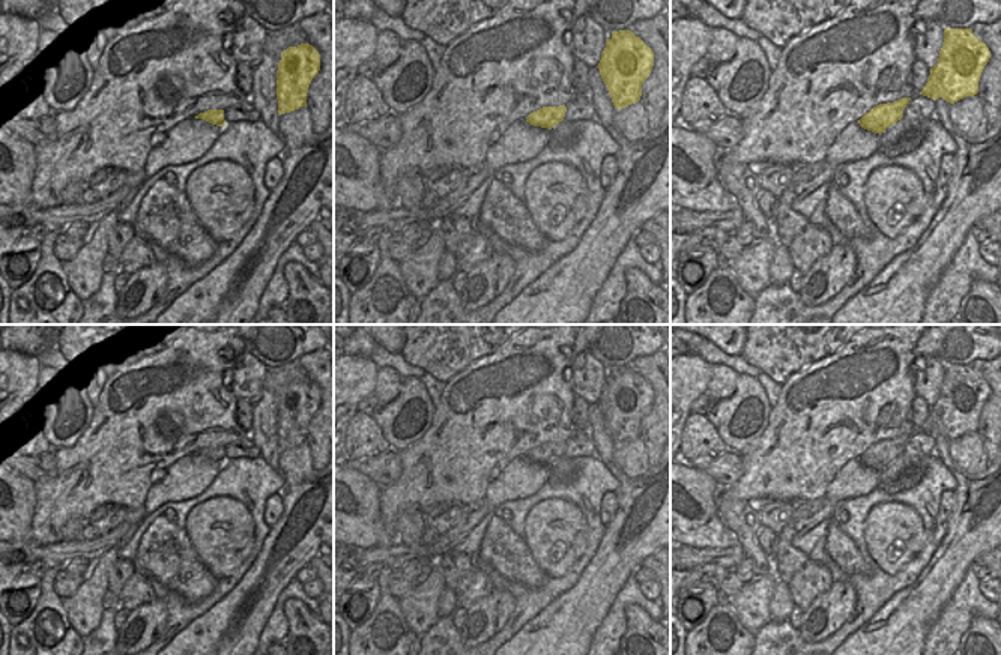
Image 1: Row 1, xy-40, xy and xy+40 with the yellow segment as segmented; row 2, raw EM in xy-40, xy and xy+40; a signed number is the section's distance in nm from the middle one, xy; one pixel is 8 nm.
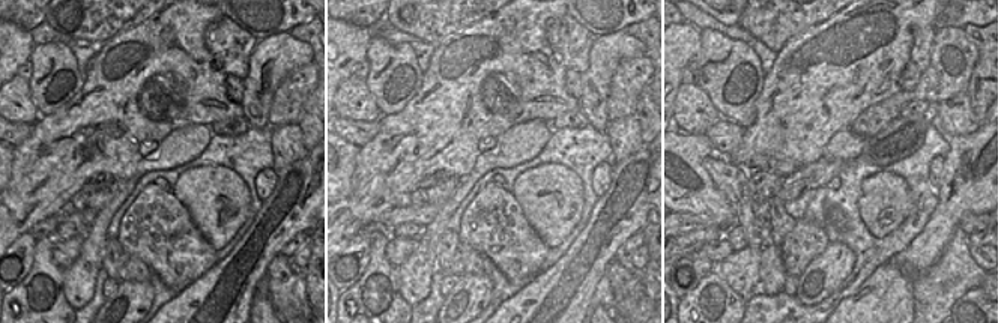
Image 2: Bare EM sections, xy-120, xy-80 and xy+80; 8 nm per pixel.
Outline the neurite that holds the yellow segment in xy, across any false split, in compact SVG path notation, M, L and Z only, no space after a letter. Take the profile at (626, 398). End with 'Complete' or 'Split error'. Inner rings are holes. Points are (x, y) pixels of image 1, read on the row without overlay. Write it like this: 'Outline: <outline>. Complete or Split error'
Outline: M631 367L612 368L598 400L615 445L640 437L642 421L654 403L654 388Z. Complete

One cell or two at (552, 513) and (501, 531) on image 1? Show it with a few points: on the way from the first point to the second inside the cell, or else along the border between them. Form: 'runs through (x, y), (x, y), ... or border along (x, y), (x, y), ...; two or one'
border along (522, 537), (538, 568); two

